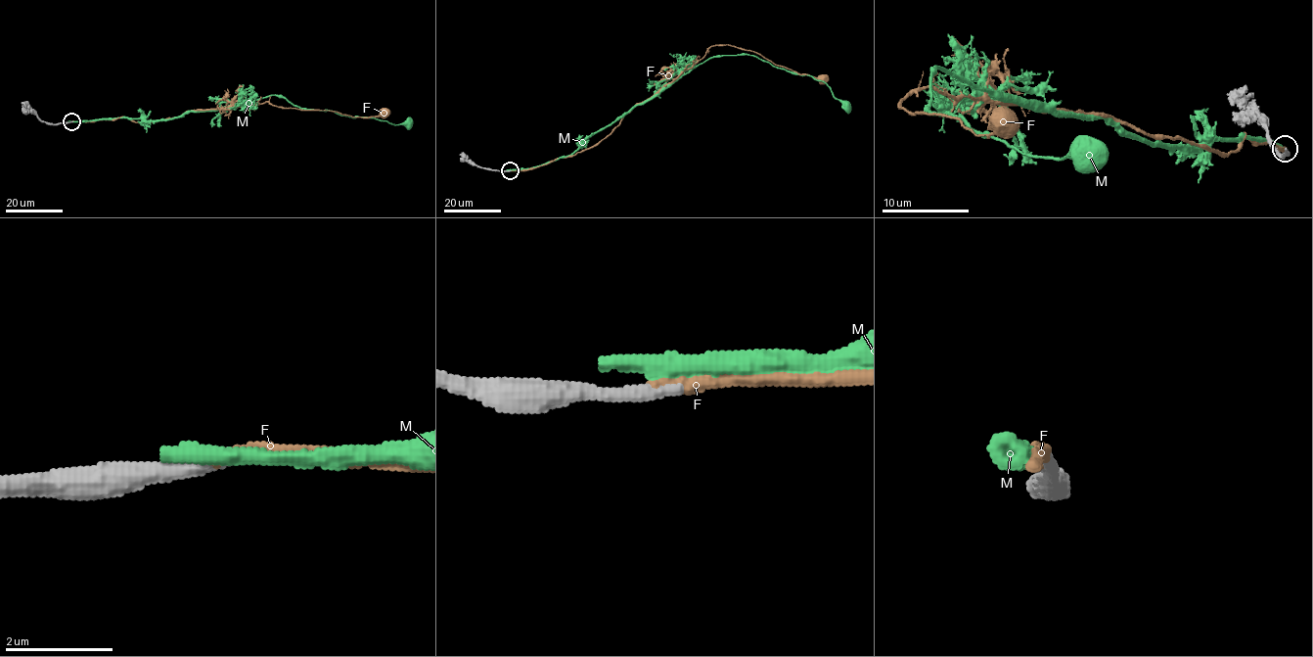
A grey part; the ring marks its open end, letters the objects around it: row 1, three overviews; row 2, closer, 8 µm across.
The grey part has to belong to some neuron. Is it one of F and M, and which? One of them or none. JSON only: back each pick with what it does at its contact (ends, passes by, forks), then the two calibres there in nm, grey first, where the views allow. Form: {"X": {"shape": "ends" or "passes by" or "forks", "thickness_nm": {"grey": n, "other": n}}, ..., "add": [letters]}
{"F": {"shape": "ends", "thickness_nm": {"grey": 320, "other": 280}}, "add": ["F"]}

